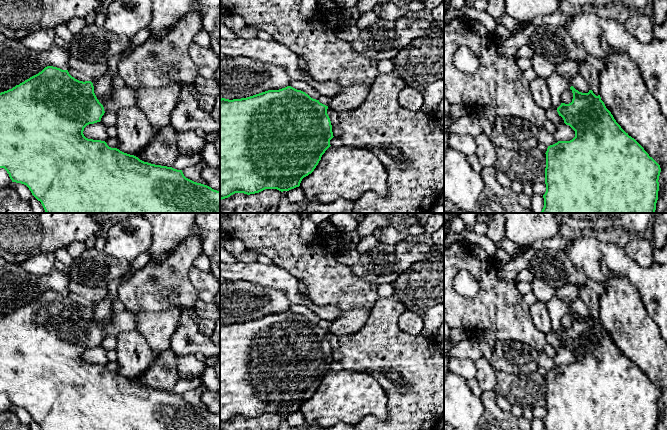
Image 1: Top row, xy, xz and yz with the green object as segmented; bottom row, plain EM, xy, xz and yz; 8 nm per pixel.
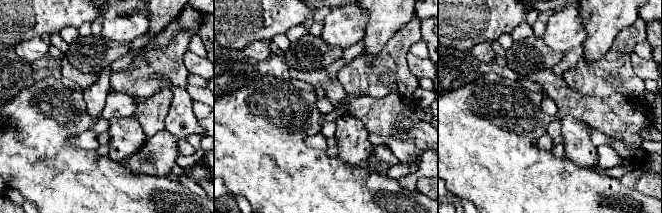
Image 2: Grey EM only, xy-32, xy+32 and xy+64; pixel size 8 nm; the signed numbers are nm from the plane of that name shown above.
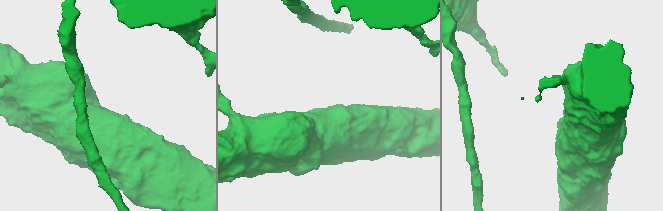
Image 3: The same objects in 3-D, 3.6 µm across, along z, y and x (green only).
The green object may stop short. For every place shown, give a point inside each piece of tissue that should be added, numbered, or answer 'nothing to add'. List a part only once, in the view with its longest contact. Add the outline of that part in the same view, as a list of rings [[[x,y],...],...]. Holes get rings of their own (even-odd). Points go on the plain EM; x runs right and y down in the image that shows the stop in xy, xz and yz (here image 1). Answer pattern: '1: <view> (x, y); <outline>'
1: xy (122, 322); [[[128,309],[112,315],[112,323],[103,329],[104,335],[117,336],[123,332],[136,330],[135,315],[136,313]]]

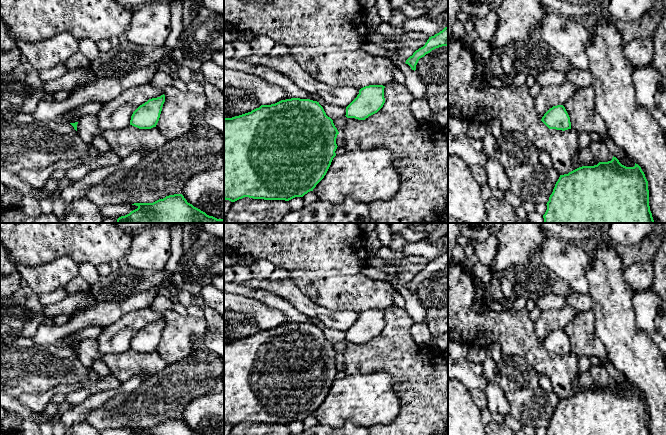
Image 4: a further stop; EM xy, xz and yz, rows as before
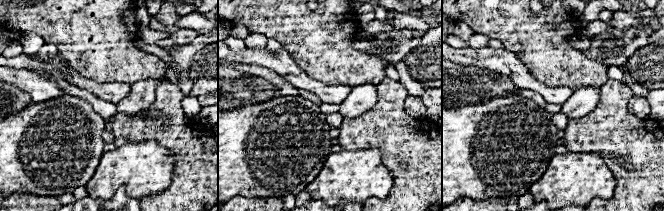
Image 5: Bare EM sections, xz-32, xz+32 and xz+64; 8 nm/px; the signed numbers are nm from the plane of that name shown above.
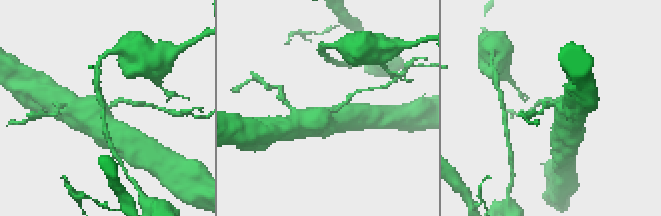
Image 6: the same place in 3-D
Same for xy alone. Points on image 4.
nothing to add

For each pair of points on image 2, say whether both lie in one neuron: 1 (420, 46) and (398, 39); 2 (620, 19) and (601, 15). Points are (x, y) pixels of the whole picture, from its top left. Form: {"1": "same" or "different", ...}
{"1": "different", "2": "same"}

